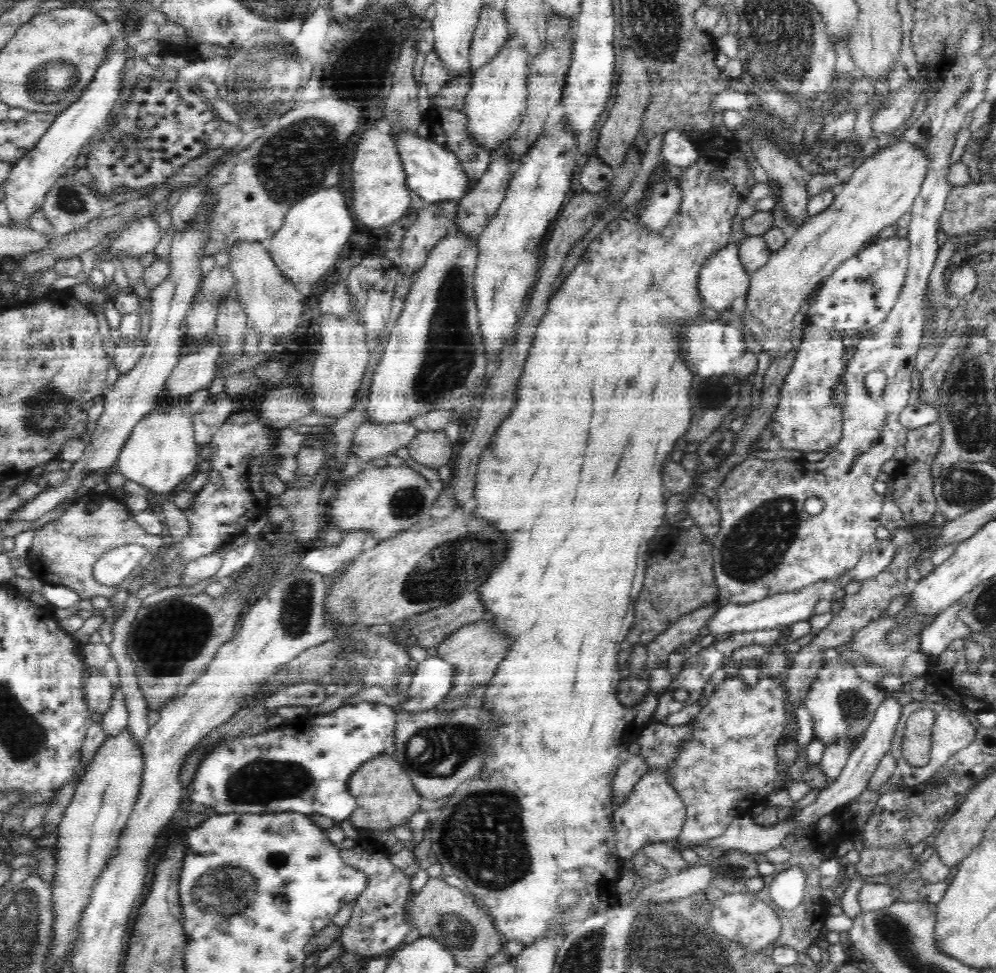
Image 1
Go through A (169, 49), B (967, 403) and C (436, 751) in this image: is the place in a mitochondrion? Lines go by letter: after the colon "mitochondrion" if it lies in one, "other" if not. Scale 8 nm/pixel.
A: other
B: mitochondrion
C: mitochondrion

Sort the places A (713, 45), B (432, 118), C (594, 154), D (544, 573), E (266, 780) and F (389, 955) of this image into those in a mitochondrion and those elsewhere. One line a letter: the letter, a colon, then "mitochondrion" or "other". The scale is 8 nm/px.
A: other
B: other
C: other
D: other
E: mitochondrion
F: other

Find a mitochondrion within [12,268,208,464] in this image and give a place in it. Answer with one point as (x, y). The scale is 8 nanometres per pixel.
(48, 411)

